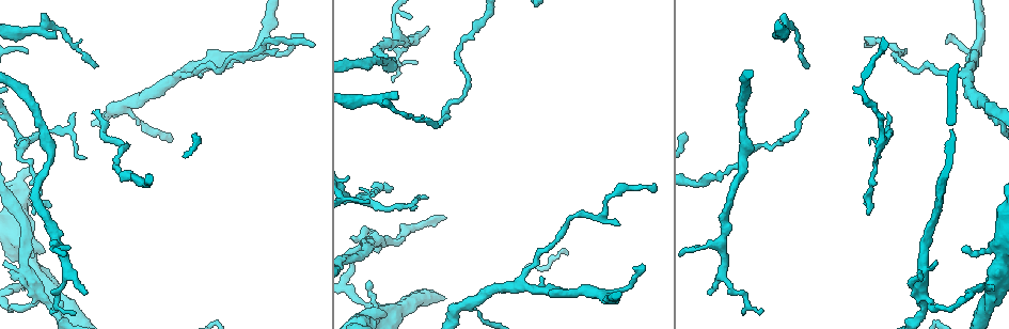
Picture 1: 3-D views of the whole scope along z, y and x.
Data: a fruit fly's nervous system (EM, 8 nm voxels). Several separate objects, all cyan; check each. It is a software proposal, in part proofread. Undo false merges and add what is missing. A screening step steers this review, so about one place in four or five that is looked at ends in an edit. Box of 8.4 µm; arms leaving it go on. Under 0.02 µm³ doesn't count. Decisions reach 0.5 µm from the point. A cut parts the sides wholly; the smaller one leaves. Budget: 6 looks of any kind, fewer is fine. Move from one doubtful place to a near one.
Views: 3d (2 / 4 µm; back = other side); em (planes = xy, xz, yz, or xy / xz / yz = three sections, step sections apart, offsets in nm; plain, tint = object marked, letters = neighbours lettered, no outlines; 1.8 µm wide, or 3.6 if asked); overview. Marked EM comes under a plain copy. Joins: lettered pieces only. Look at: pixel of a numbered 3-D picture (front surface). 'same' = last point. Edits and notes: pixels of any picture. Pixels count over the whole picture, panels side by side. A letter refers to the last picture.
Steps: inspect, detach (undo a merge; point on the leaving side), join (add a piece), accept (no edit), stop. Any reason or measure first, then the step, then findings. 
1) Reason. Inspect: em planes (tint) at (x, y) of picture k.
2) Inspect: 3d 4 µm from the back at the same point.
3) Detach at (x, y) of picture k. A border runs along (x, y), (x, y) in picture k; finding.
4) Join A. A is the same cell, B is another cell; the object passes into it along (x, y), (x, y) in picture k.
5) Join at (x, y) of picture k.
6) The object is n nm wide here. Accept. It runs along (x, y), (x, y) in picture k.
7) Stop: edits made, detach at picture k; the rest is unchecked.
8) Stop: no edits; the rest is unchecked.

Free end. Inspect: em yz step 16 (tint) at (49, 206) of picture 1.

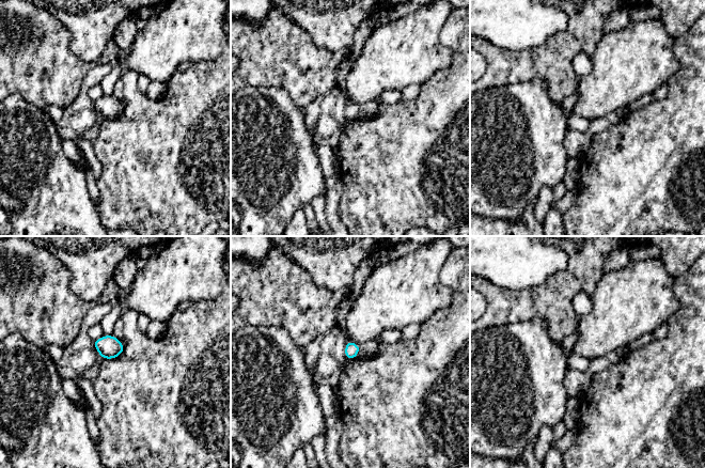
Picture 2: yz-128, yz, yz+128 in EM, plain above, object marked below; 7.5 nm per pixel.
Another direction. Inspect: em planes (letters) at the same point.

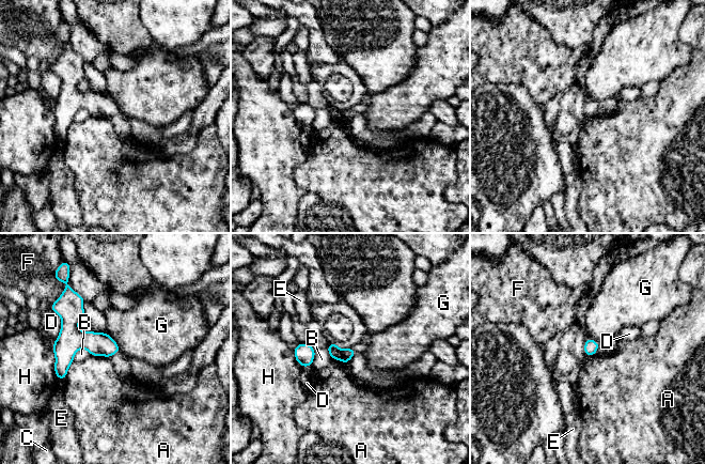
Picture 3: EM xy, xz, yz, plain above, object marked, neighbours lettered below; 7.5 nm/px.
The longest contact is with D, 240 nm. Accept. A, B, C, D, E, F, G and H are other cells; a border runs along (73, 360), (67, 374), (62, 380) in picture 3; no lettered piece goes on from it.

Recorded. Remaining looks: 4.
Arms part here. Inspect: 3d 4 µm from the back at (922, 295) of picture 1.

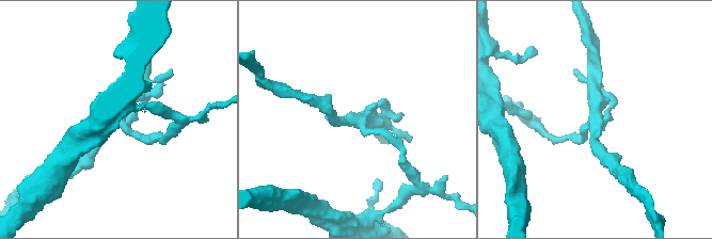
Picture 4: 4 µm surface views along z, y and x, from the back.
3 arms meet here; the arms are 160, 200, 260 nm wide. Inspect: em planes (letters) at (120, 122) of picture 4.

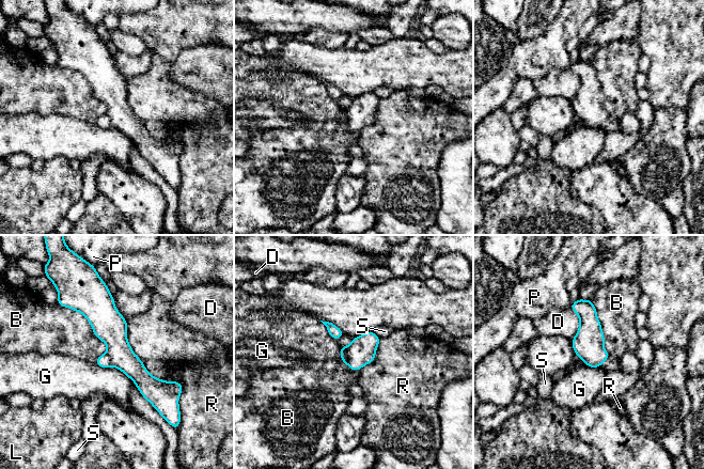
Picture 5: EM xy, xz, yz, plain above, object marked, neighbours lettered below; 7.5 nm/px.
Detach at (361, 350) of picture 5. B, D, G, L, P, R and S are other cells; the part that leaves runs along (103, 292), (119, 350), (155, 404) in picture 5; a second neuron is stuck on.

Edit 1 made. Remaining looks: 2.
Inspect: overview.

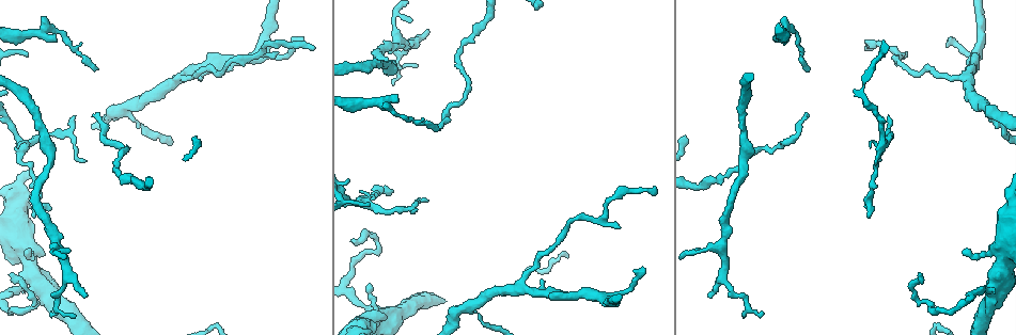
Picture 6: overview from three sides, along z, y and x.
Branch stops here. Inspect: em planes (letters) at (776, 39) of picture 6.

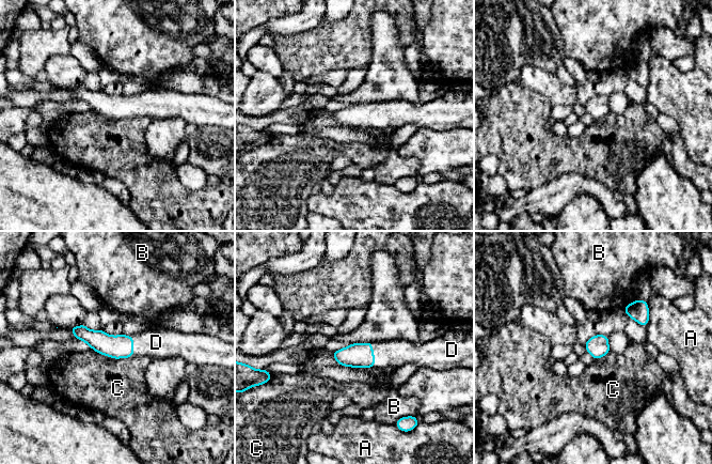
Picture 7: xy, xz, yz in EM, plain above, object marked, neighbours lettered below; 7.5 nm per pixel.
Join D. D is the same cell, A, B and C are other cells; the neuron continues.

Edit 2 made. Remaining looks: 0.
Stop: edits made, detach at picture 5, join at picture 7; the rest is unchecked.

